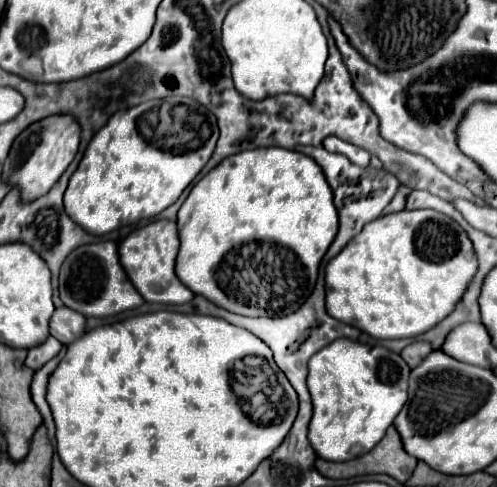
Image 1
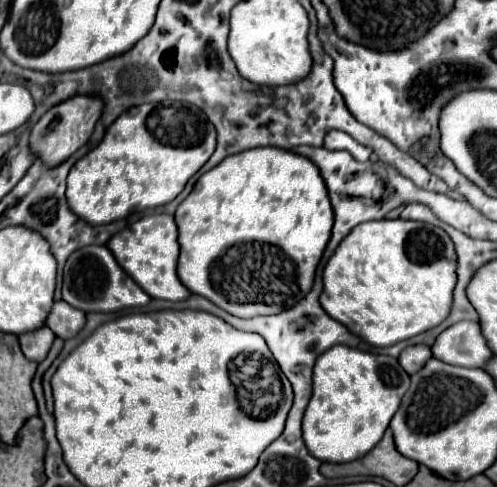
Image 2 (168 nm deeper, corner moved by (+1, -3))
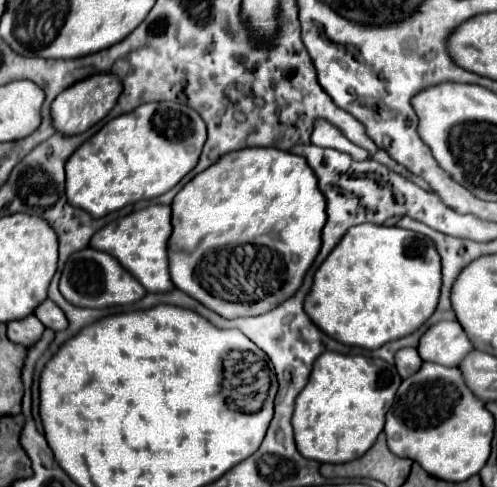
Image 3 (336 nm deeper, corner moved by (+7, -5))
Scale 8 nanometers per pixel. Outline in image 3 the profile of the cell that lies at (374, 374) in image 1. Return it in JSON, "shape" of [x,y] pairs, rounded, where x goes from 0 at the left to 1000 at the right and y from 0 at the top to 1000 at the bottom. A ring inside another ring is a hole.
{"shape":[[[652,723],[628,752],[616,797],[596,817],[588,854],[592,903],[612,940],[640,949],[704,949],[724,940],[761,899],[773,879],[777,842],[789,834],[809,776],[797,752],[732,731],[692,731],[680,723]]]}

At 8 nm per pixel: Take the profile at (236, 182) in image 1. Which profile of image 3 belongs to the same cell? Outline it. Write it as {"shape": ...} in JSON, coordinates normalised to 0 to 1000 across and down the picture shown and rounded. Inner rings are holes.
{"shape":[[[555,304],[451,316],[419,349],[394,357],[346,415],[350,472],[338,493],[346,579],[451,653],[523,649],[608,587],[612,563],[644,517],[652,456],[656,411],[608,320]],[[491,501],[535,505],[551,517],[483,509]]]}

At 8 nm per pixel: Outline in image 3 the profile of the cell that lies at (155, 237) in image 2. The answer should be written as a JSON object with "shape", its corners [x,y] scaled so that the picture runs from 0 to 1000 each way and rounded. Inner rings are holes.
{"shape":[[[298,423],[290,431],[266,435],[241,452],[221,456],[201,476],[189,480],[181,493],[181,509],[205,513],[229,526],[249,554],[258,554],[290,591],[294,600],[338,600],[350,595],[350,583],[338,563],[338,489],[342,489],[342,423]]]}

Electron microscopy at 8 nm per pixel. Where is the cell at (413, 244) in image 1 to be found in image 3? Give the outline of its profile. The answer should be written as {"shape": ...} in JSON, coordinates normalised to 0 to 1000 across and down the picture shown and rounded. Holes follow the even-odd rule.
{"shape":[[[724,460],[692,480],[640,550],[612,637],[672,698],[757,719],[837,682],[877,641],[885,591],[889,546],[865,489],[801,464]]]}

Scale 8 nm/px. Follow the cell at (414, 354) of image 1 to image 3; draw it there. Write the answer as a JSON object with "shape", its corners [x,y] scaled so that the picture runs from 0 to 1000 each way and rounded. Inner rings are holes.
{"shape":[[[809,715],[797,723],[797,756],[809,776],[837,768],[837,760],[845,760],[845,752],[849,752],[849,735],[841,731],[837,715]]]}

